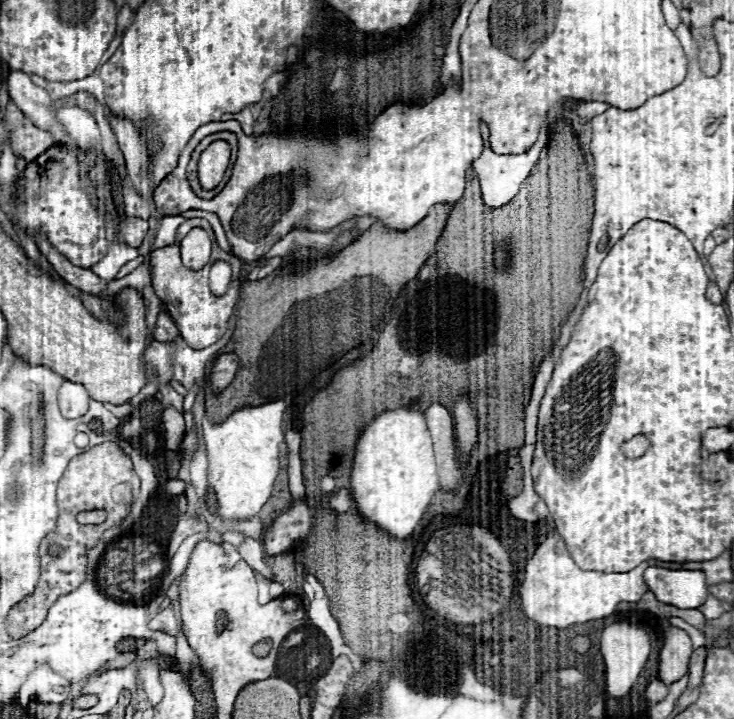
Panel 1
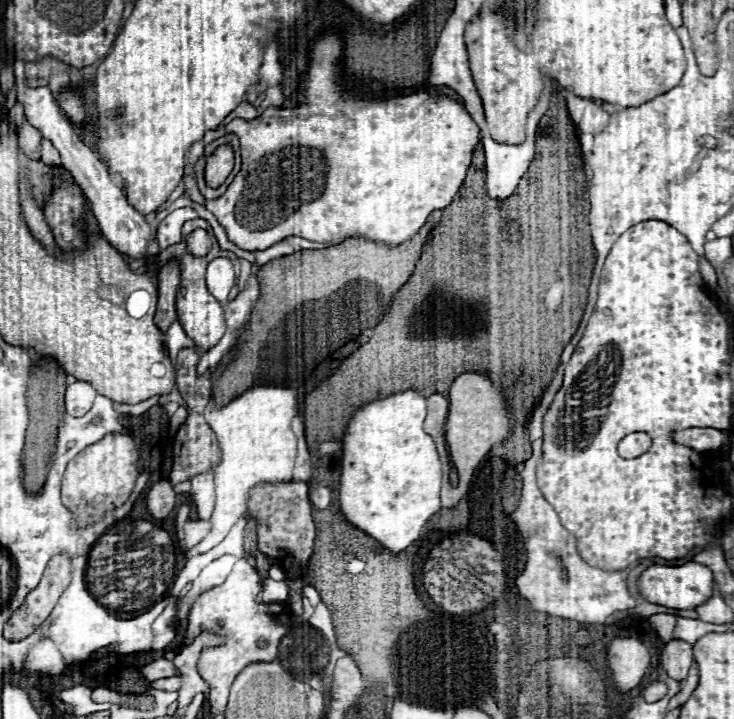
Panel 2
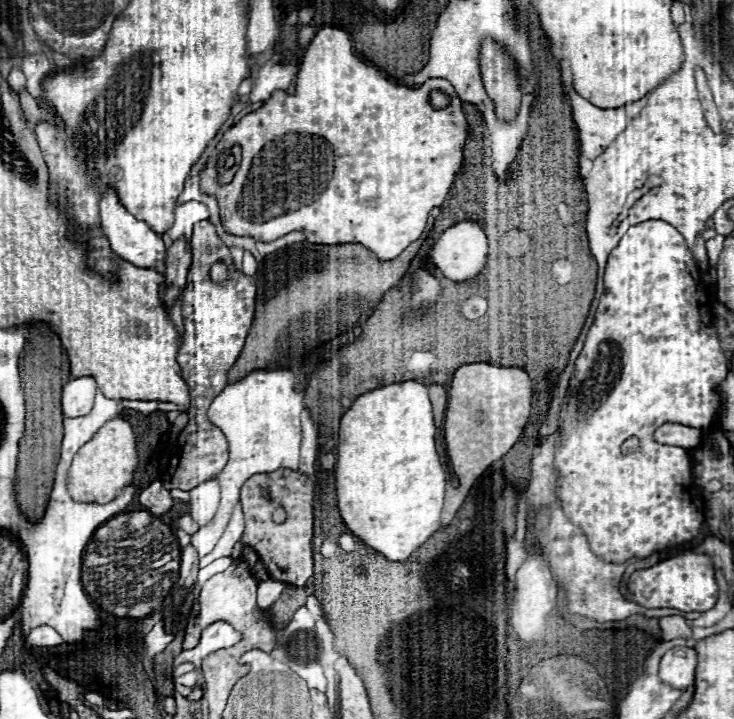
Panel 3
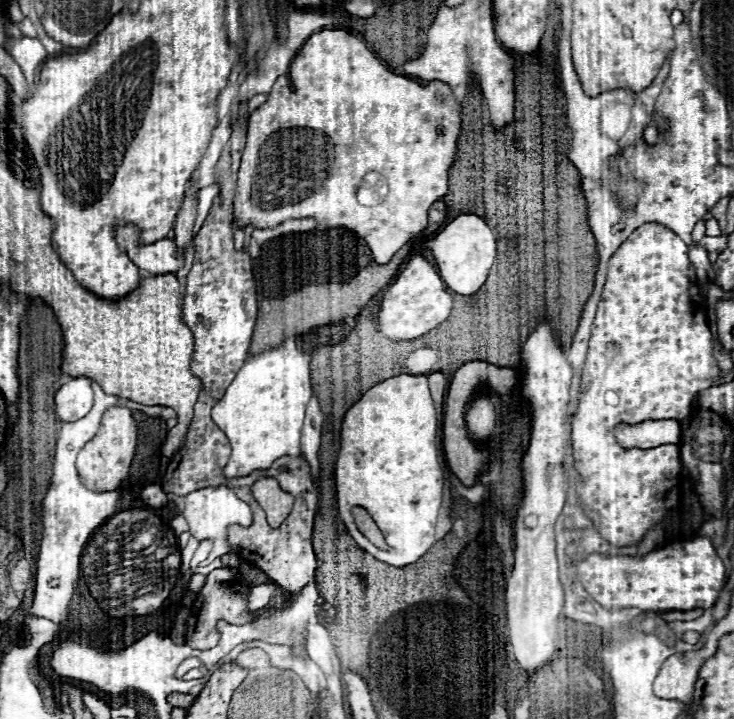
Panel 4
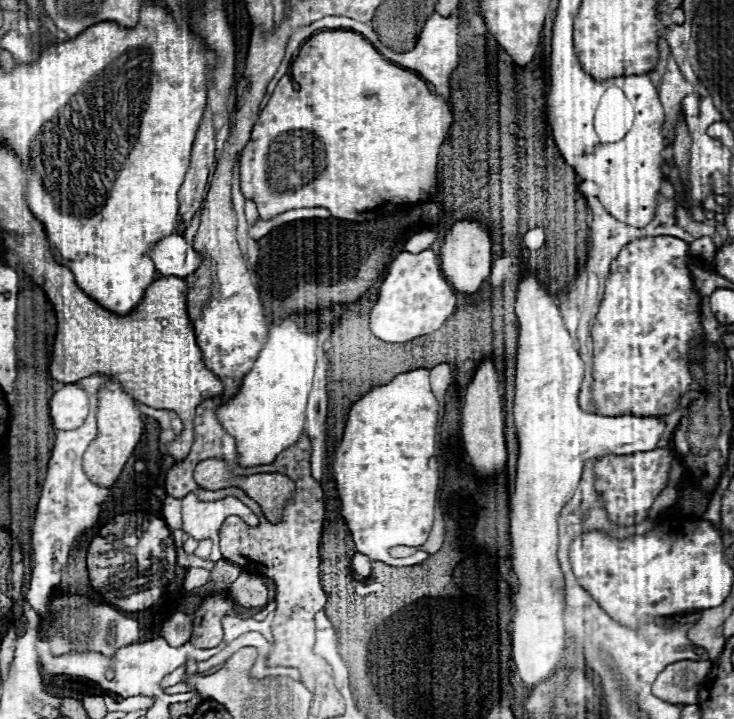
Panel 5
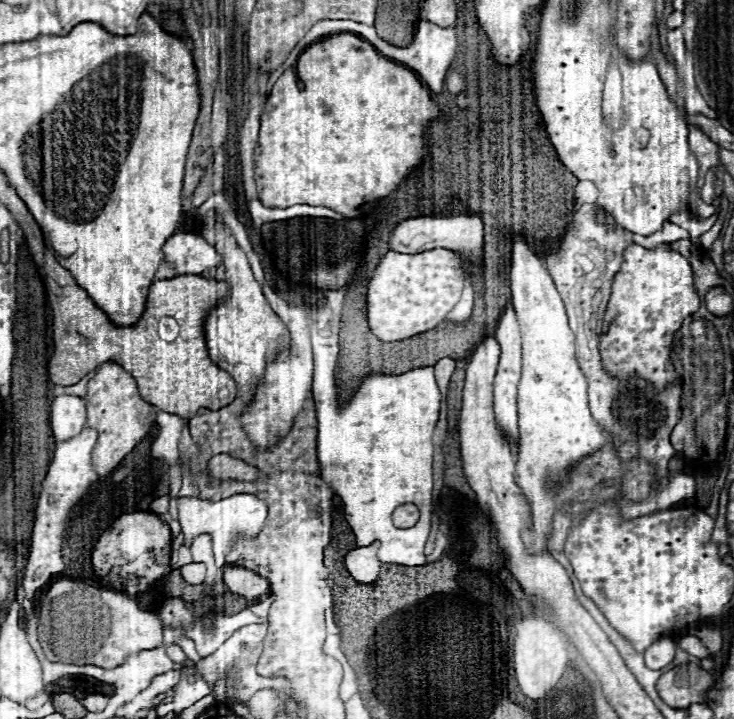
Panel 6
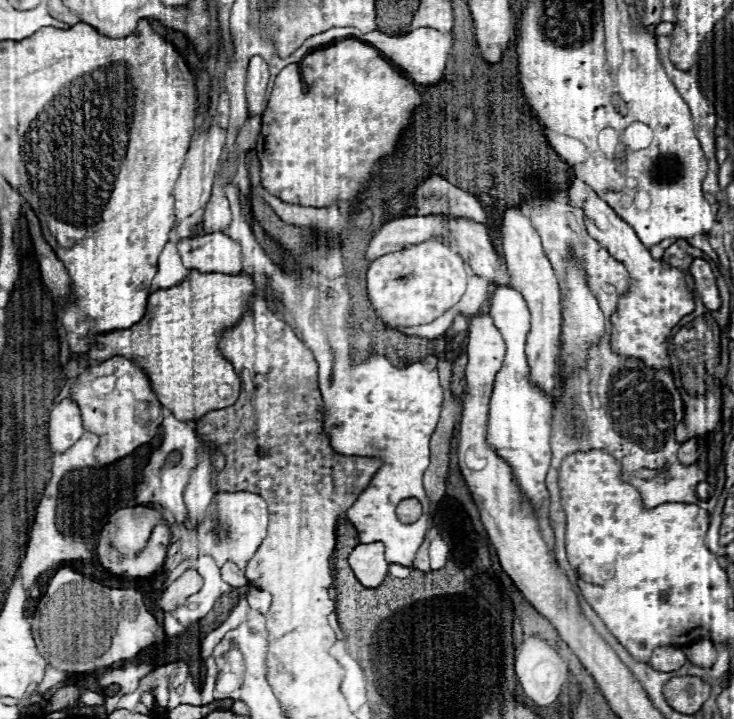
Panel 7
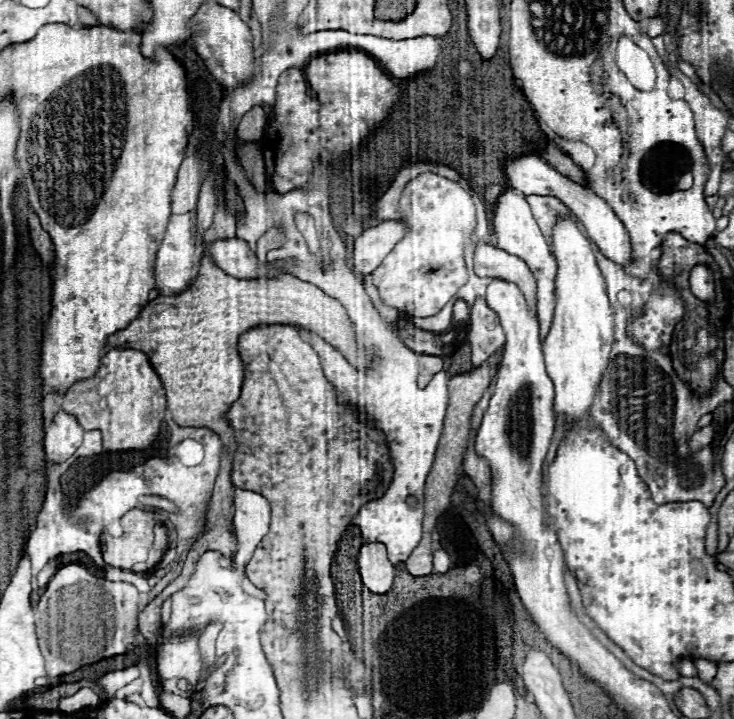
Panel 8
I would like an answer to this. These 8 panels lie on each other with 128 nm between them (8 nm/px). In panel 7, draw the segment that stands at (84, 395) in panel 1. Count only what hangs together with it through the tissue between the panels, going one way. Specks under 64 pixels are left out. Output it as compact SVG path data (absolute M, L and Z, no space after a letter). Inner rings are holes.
M62 400L58 402L52 412L50 412L50 422L48 422L48 440L50 440L50 450L54 454L66 452L80 436L84 434L82 428L82 418L80 410L72 400Z

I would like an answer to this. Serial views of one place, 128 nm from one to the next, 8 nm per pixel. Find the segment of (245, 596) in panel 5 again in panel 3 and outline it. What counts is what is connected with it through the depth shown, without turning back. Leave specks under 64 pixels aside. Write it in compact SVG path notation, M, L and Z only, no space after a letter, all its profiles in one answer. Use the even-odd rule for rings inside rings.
M264 580L258 584L258 608L270 608L278 596L282 594L282 590L286 588L284 582L276 582L276 580Z

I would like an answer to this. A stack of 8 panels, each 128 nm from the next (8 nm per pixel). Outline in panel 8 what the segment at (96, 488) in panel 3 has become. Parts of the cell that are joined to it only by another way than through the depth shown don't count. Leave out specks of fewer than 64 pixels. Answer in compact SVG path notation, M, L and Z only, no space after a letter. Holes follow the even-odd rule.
M114 348L102 358L100 370L84 380L76 382L64 396L62 410L74 416L82 428L98 428L102 432L104 450L140 450L154 442L158 428L166 410L164 386L154 368L148 362L148 356L134 348ZM108 374L116 374L116 388L108 396L98 396L96 386Z

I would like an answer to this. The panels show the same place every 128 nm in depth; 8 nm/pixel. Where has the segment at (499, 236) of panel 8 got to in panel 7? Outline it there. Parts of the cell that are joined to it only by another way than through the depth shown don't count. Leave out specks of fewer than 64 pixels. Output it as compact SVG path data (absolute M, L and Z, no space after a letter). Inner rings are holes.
M522 206L508 208L502 218L502 250L506 256L508 270L512 272L512 288L516 288L528 308L530 308L530 324L532 330L526 340L526 352L528 352L528 366L532 372L532 380L544 388L544 392L560 390L560 376L558 376L558 352L560 352L560 328L562 328L562 308L560 308L560 288L558 288L558 278L552 270L552 264L548 256L542 250L540 236L536 228L532 226L530 218L522 212Z

